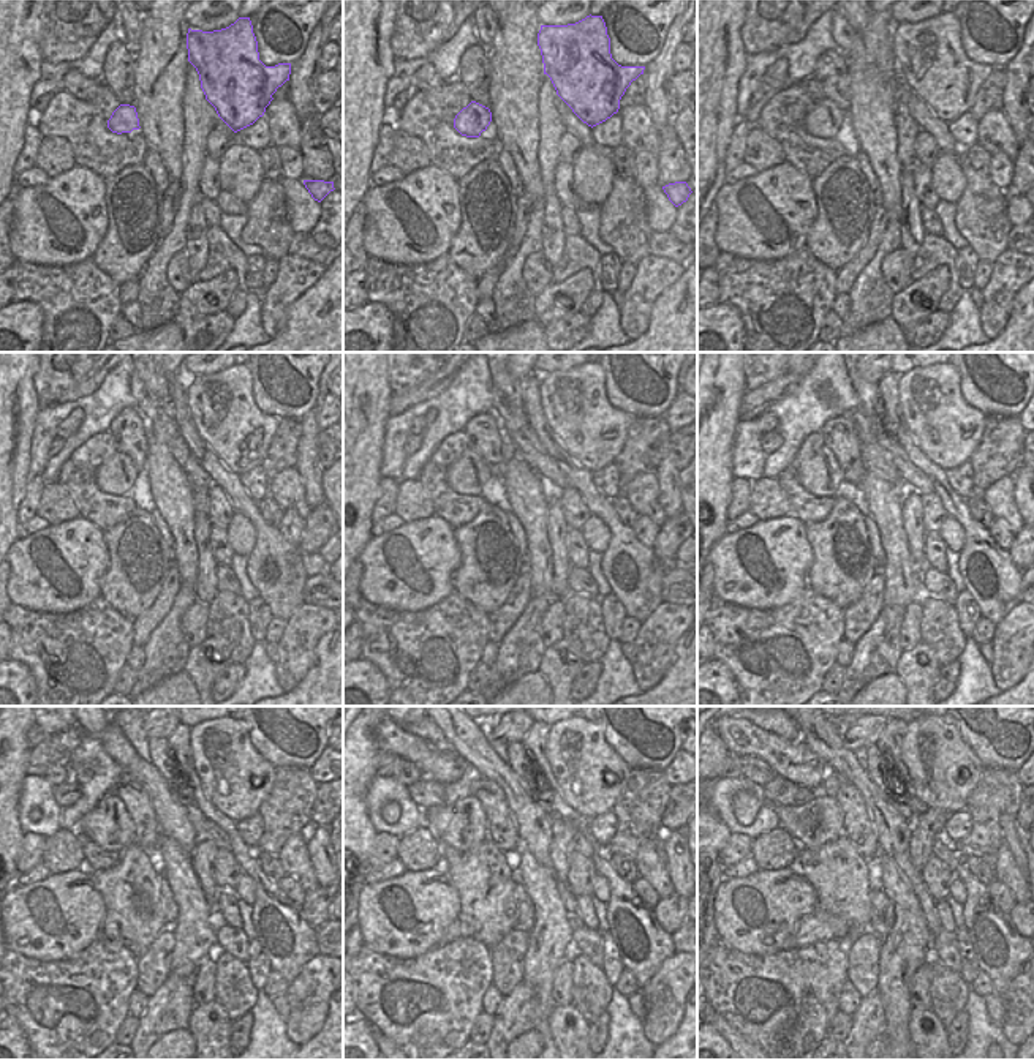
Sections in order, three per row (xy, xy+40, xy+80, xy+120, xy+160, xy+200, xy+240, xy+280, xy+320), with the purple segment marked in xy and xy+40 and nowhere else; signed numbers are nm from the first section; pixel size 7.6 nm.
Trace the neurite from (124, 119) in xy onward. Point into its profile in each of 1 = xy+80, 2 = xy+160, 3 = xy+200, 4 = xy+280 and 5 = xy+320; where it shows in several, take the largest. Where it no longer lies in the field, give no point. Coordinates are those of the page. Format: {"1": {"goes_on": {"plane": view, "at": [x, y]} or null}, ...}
{"1": {"goes_on": {"plane": "xy+80", "at": [824, 120]}}, "2": {"goes_on": {"plane": "xy+160", "at": [467, 476]}}, "3": {"goes_on": {"plane": "xy+200", "at": [821, 474]}}, "4": {"goes_on": {"plane": "xy+280", "at": [462, 825]}}, "5": {"goes_on": {"plane": "xy+320", "at": [819, 822]}}}

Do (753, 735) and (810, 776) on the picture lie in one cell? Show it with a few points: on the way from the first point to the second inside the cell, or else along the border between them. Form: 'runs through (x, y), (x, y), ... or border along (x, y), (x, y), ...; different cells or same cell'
runs through (767, 746), (799, 762); same cell

